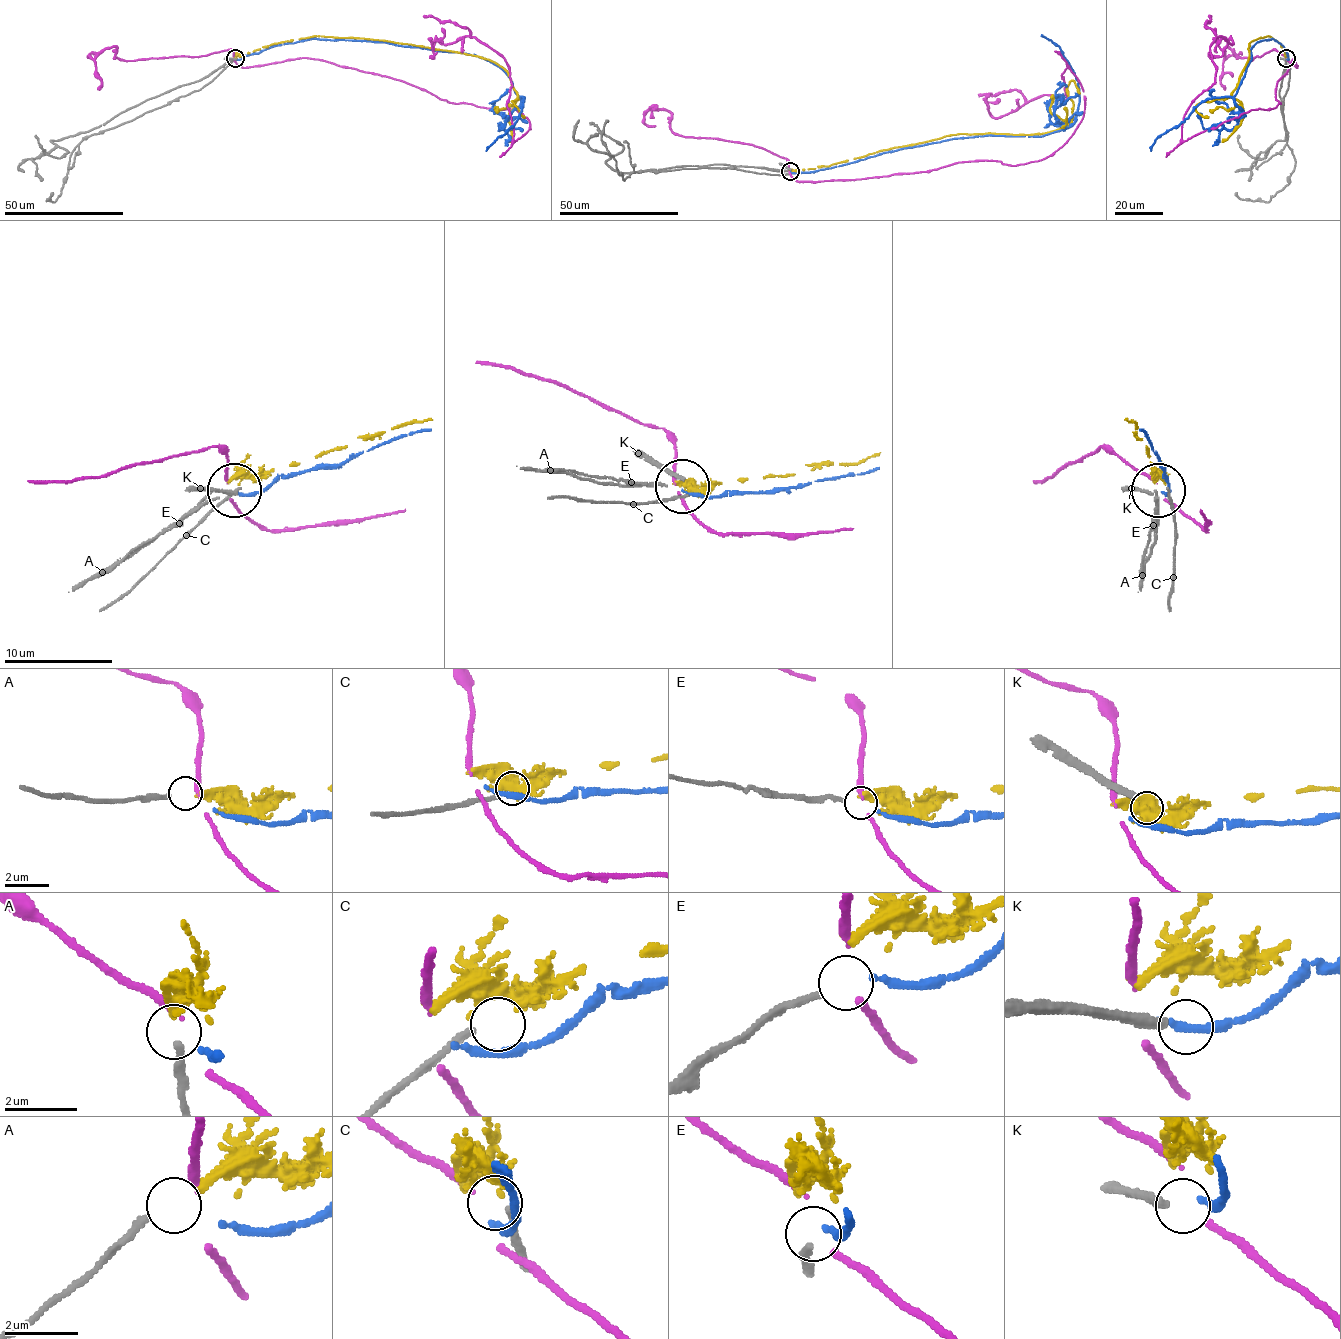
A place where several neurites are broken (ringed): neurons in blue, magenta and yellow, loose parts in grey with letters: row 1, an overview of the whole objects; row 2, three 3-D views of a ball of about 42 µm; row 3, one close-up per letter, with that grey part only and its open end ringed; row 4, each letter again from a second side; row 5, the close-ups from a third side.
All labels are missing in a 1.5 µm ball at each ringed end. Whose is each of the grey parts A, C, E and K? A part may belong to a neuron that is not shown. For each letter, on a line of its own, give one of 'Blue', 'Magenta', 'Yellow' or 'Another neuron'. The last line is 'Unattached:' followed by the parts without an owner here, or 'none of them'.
A: Yellow
C: Another neuron
E: Blue
K: Another neuron
Unattached: C, K

